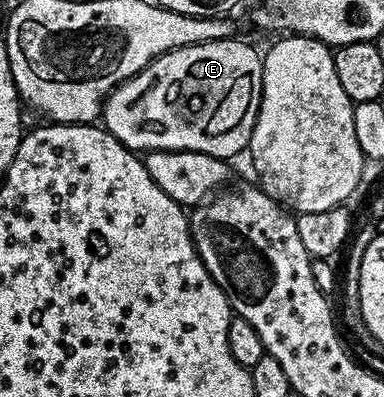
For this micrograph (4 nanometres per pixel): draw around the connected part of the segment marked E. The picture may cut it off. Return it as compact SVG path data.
M239 39L214 40L213 42L205 42L197 46L185 46L172 52L166 52L164 56L157 57L149 66L145 66L145 70L141 70L136 76L129 78L123 84L117 85L112 92L107 94L101 113L102 127L111 132L113 138L117 138L125 147L136 154L146 154L148 152L156 152L157 150L200 152L201 154L216 156L219 160L230 161L232 159L231 156L237 155L242 148L244 151L250 145L253 126L259 113L259 100L263 97L263 62L260 53L255 53L245 41Z

